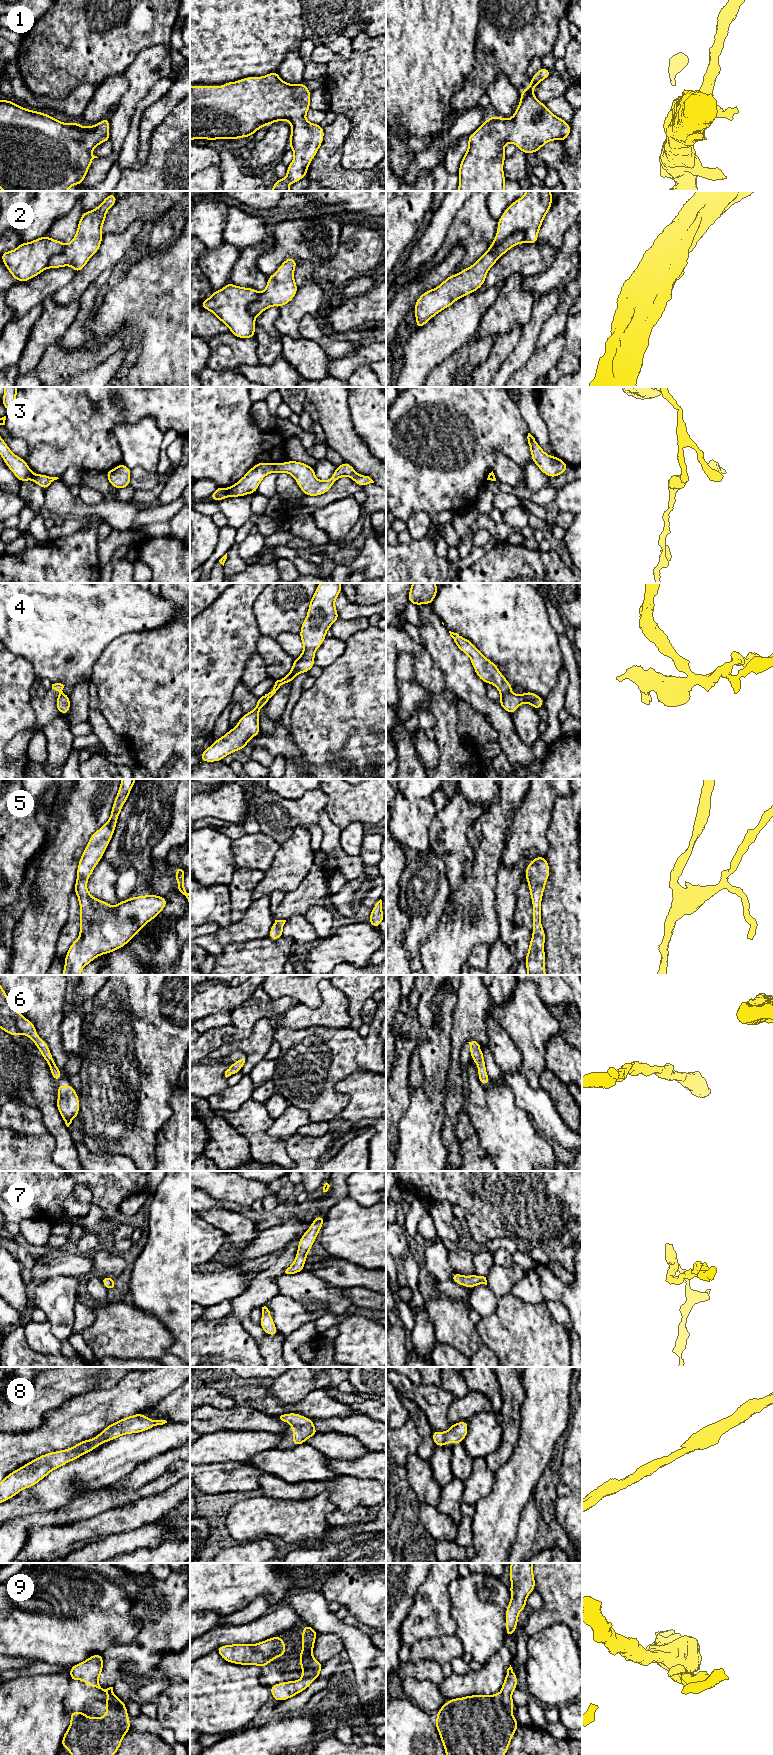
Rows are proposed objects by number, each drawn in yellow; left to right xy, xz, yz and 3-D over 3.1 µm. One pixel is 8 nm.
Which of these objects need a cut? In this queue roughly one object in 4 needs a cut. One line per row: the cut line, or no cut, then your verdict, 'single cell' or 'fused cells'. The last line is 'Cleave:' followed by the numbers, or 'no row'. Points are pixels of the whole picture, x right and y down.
1: no cut | single cell
2: yz (524, 233), (519, 231), (513, 232), (488, 250) | fused cells
3: xz (227, 490), (228, 496) | fused cells
4: yz (509, 692), (501, 695) | fused cells
5: no cut | single cell
6: no cut | single cell
7: no cut | single cell
8: no cut | single cell
9: no cut | single cell
Cleave: 2, 3, 4

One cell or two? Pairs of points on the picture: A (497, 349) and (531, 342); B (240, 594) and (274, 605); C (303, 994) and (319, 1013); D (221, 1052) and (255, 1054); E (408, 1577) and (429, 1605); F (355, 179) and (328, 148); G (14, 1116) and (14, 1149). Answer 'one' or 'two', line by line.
A: two
B: two
C: two
D: one
E: two
F: one
G: two

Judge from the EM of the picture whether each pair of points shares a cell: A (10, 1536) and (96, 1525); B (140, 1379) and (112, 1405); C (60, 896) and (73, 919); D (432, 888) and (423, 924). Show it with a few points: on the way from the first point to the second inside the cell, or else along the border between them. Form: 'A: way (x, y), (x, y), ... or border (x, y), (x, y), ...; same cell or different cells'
A: border (50, 1525), (34, 1525), (18, 1552); different cells
B: way (133, 1386), (119, 1400); same cell
C: border (73, 891), (69, 899), (69, 915), (60, 934); different cells
D: way (430, 897), (430, 912), (428, 915); same cell

